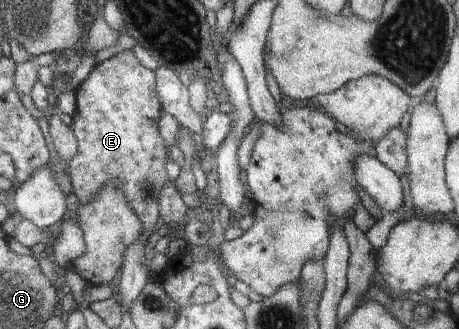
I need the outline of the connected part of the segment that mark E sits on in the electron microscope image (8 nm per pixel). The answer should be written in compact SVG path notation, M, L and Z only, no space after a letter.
M125 50L98 63L75 90L78 119L74 120L72 130L77 138L78 152L69 162L73 197L87 205L109 181L120 183L119 190L142 223L139 237L124 249L118 279L114 283L116 294L122 296L123 306L128 310L149 280L150 269L144 265L144 244L156 230L157 199L169 183L164 167L169 150L159 131L163 108L155 82L155 72L142 66L132 50Z

